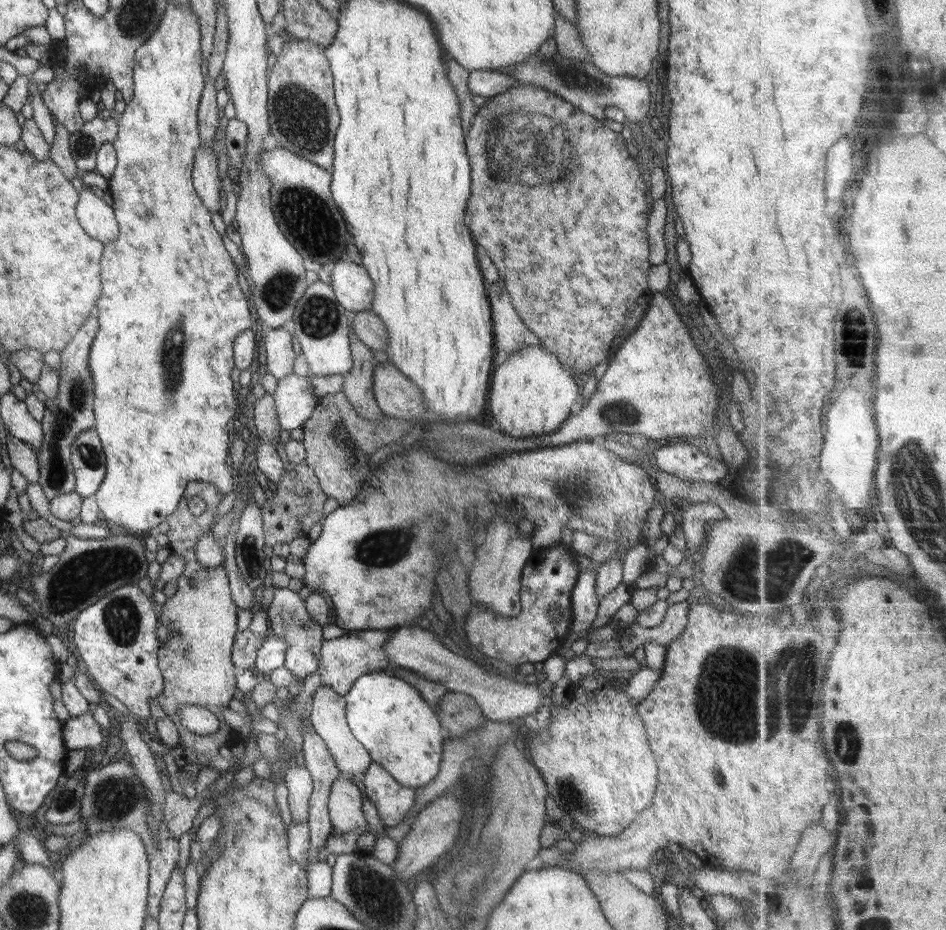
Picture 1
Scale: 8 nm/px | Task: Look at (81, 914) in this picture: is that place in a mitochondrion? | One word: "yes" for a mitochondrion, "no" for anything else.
no

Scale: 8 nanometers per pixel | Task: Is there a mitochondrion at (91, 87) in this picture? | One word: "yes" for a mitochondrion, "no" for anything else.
no

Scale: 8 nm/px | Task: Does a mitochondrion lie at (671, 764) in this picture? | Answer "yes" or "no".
no

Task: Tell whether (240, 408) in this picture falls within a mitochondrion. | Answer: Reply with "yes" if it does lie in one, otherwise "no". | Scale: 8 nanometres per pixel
no

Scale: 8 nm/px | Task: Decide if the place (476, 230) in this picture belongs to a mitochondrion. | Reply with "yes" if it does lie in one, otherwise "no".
no

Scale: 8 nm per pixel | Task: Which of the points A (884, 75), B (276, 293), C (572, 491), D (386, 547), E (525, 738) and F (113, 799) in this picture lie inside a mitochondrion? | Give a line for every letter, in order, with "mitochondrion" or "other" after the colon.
A: other
B: mitochondrion
C: mitochondrion
D: mitochondrion
E: other
F: mitochondrion

